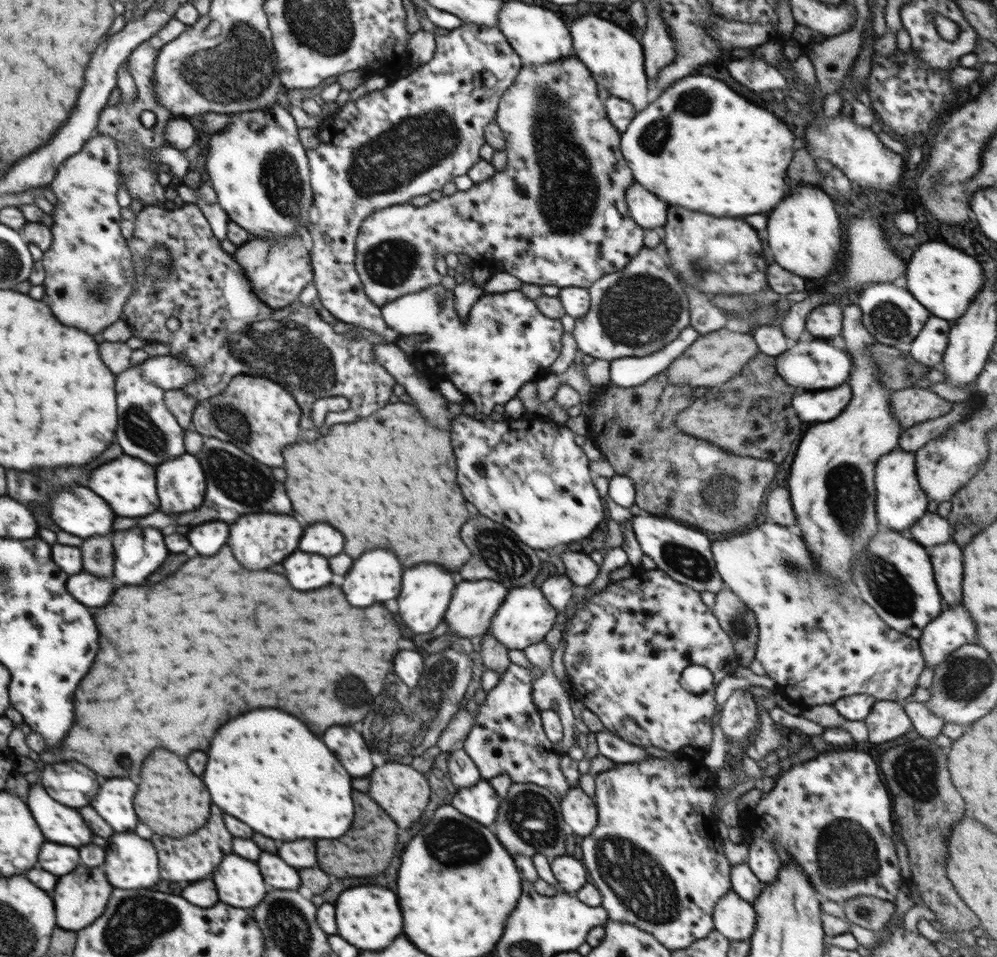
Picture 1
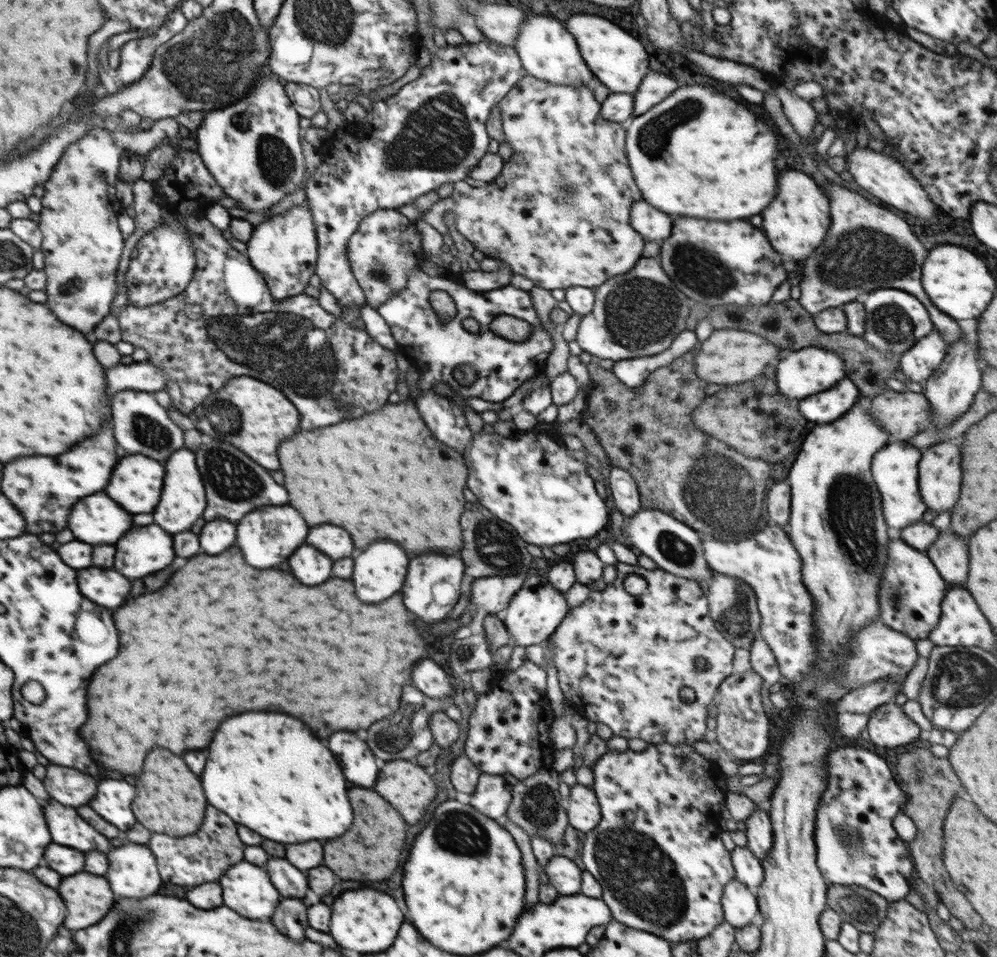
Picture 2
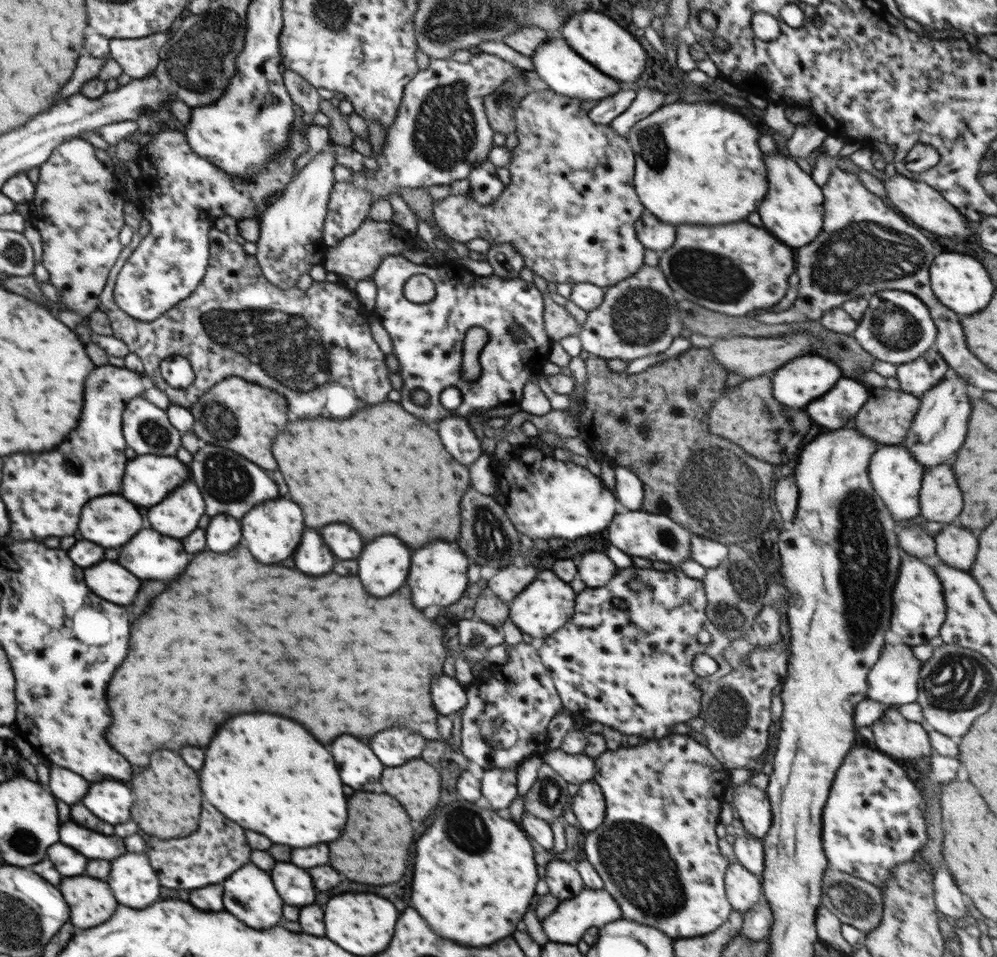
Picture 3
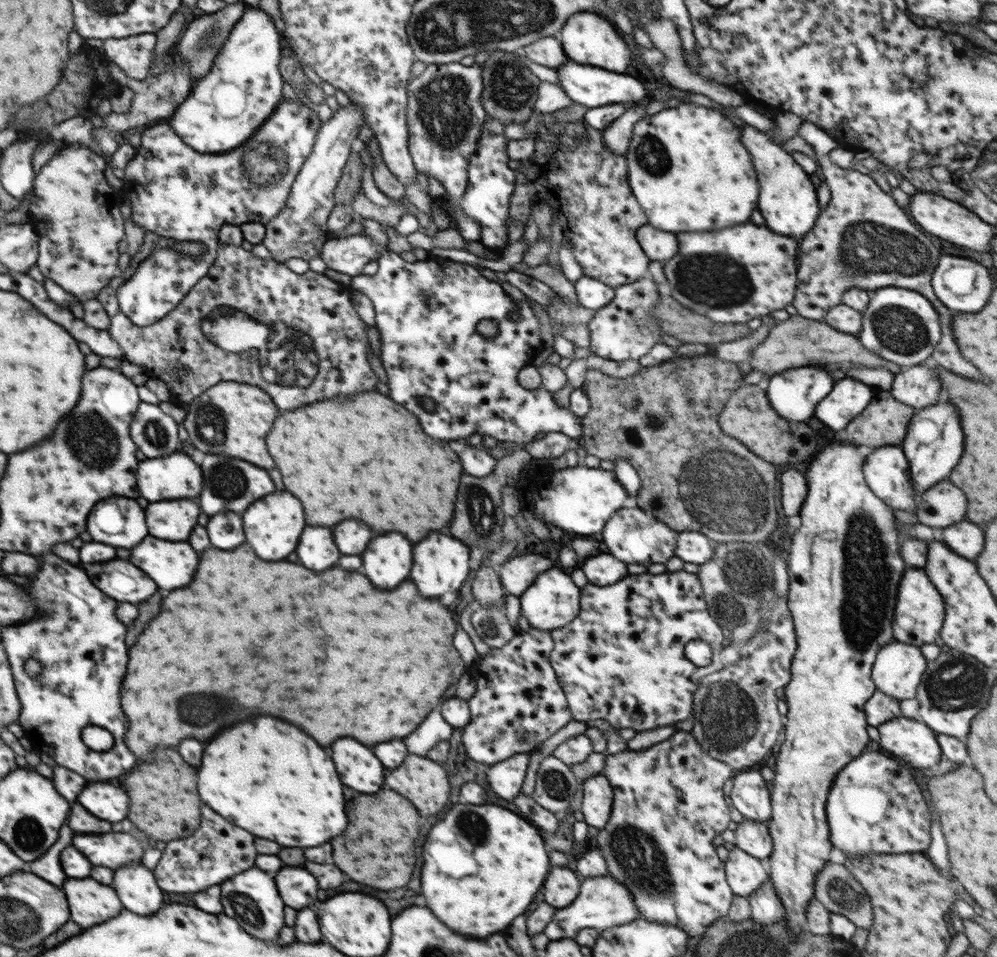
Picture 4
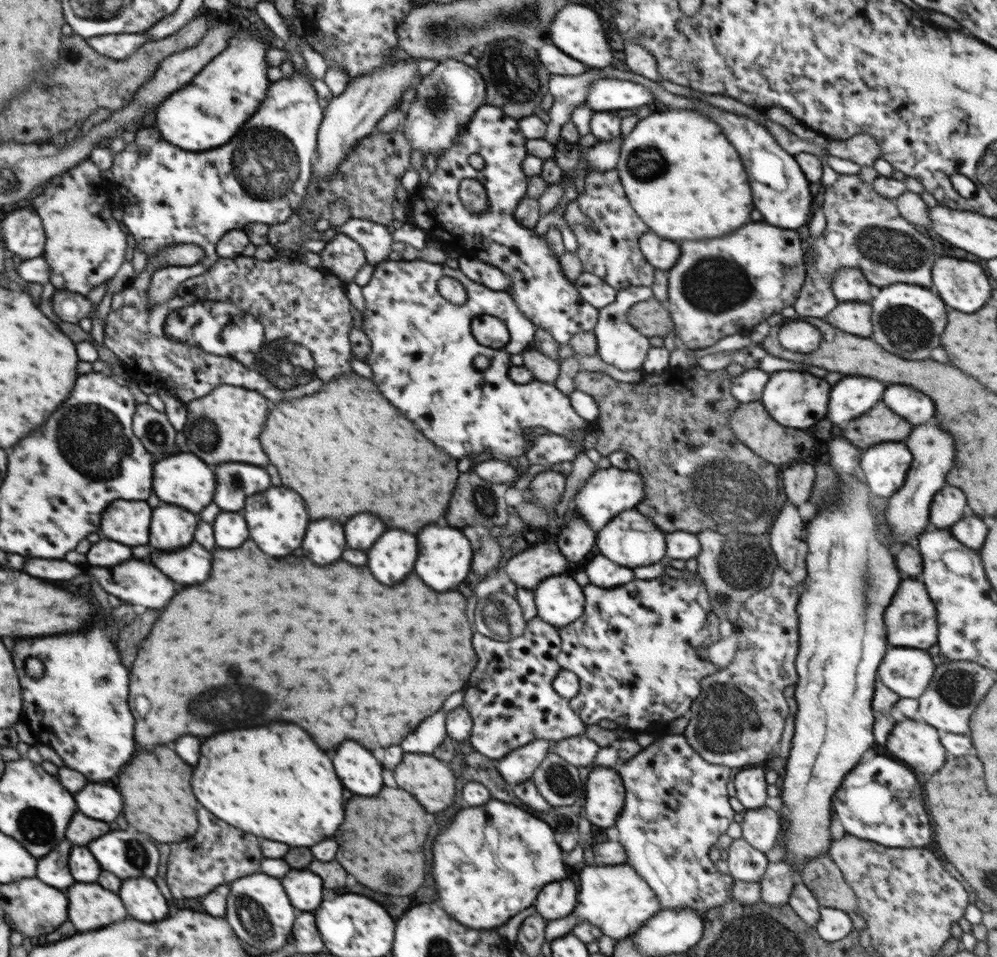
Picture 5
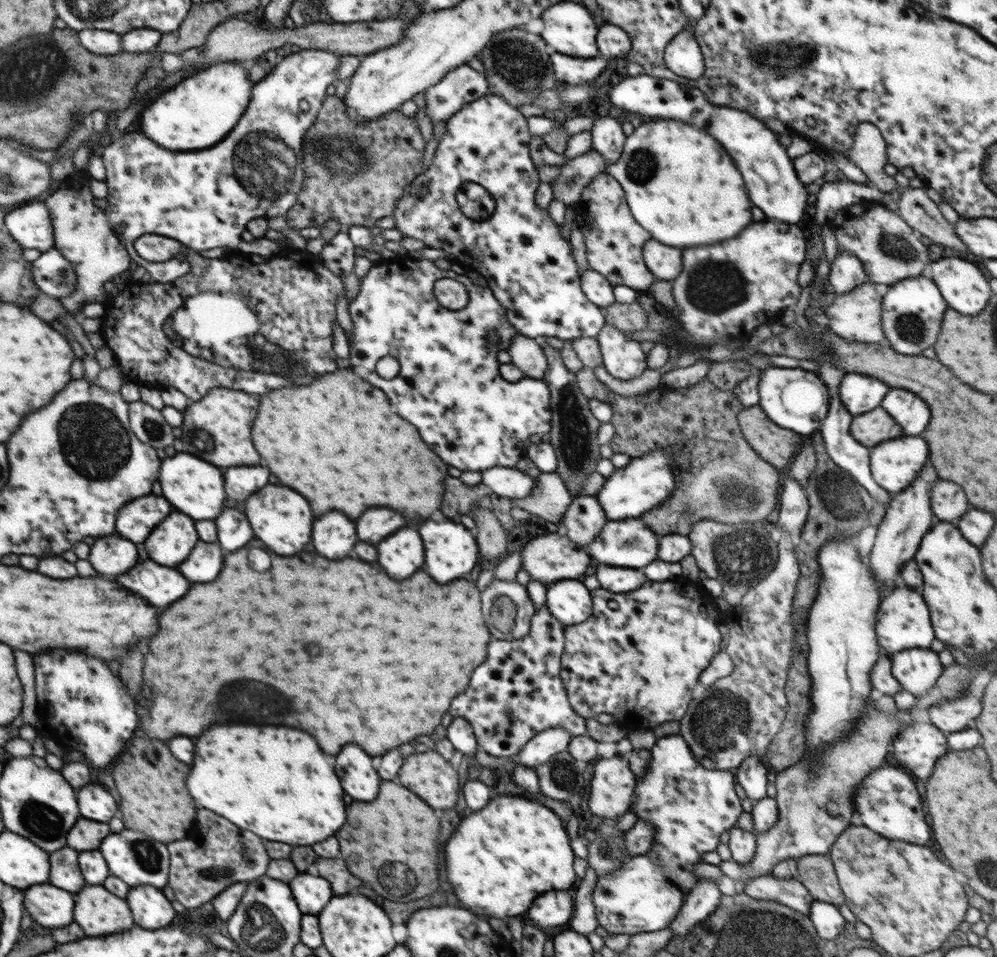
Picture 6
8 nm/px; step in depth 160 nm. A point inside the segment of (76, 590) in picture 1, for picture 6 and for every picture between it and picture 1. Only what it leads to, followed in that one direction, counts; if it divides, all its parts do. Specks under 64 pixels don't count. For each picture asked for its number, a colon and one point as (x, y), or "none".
2: (107, 588)
3: (110, 581)
4: (119, 579)
5: (137, 582)
6: (159, 585)

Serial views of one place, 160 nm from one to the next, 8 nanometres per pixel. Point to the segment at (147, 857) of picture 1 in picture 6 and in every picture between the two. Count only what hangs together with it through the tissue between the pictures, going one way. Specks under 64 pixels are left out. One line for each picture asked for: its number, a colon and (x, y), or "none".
2: (133, 874)
3: (134, 883)
4: (136, 887)
5: (142, 898)
6: (151, 909)

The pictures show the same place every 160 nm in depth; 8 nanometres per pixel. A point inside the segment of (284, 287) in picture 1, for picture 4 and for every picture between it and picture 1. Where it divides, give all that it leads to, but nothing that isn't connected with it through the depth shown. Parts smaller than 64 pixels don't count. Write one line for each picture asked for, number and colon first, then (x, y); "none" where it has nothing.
2: (284, 250)
3: (291, 241)
4: (299, 231)

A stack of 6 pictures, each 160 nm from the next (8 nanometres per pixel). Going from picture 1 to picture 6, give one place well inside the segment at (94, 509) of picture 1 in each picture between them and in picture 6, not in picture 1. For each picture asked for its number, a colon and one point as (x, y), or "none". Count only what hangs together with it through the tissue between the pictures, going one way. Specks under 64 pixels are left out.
2: (97, 520)
3: (110, 521)
4: (119, 522)
5: (128, 522)
6: (135, 519)

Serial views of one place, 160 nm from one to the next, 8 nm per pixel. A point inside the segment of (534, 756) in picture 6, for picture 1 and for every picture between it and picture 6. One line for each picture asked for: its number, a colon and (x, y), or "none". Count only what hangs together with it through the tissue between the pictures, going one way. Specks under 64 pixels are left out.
1: (480, 802)
2: (492, 796)
3: (499, 786)
4: (506, 777)
5: (519, 765)

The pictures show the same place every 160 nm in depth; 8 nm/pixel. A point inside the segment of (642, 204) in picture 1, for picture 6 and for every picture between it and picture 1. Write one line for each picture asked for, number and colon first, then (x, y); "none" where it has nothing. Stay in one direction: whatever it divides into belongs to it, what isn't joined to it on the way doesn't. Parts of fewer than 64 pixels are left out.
2: (652, 224)
3: (655, 235)
4: (658, 245)
5: (662, 254)
6: (664, 262)

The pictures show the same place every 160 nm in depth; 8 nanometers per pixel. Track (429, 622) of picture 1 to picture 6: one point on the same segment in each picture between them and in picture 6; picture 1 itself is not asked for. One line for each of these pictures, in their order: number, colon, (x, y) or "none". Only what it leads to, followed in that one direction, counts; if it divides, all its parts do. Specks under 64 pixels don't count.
2: (432, 588)
3: (438, 577)
4: (440, 563)
5: (445, 559)
6: (451, 551)

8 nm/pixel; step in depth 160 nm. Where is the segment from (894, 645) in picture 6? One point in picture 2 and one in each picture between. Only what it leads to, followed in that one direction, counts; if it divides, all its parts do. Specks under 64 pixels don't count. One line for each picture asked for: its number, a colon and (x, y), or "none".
2: (911, 593)
3: (919, 610)
4: (919, 614)
5: (910, 619)

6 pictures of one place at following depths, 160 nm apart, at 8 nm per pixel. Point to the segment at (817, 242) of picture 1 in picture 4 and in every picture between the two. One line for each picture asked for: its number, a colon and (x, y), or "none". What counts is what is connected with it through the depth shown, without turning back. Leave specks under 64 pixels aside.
2: (796, 222)
3: (793, 211)
4: (788, 201)

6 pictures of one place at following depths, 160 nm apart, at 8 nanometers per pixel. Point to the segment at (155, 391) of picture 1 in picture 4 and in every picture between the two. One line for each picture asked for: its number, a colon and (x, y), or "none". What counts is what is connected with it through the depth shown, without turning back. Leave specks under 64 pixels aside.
2: (141, 426)
3: (146, 428)
4: (155, 433)

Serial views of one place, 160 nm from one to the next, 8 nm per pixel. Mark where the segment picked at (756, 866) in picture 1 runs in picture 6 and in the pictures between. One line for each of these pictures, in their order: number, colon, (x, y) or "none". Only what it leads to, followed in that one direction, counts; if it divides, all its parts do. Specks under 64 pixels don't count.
2: (759, 831)
3: (753, 804)
4: (750, 795)
5: (750, 783)
6: (752, 775)

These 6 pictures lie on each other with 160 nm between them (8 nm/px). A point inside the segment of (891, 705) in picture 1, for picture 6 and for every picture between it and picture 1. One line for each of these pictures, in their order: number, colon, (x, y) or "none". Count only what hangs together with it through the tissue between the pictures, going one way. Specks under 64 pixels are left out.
2: (888, 726)
3: (894, 734)
4: (915, 742)
5: (917, 744)
6: (917, 747)

